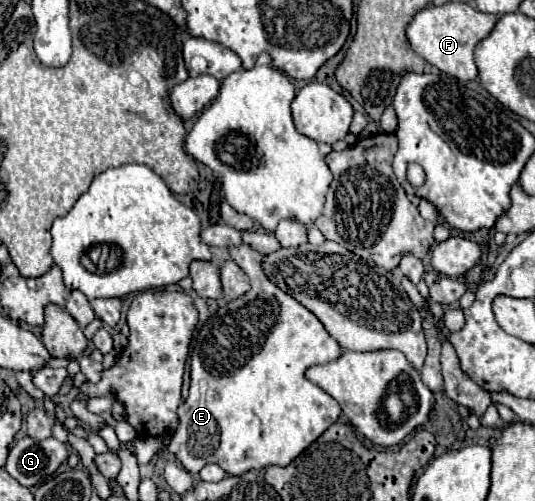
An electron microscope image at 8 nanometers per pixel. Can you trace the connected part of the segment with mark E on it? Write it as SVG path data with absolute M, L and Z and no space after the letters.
M239 245L231 249L231 257L251 277L251 289L225 307L219 307L201 327L191 353L189 395L179 407L179 427L169 443L173 457L193 475L207 463L219 465L227 475L241 475L249 469L271 465L285 467L341 415L337 401L303 375L309 365L323 365L337 359L341 347L325 333L309 309L287 293L281 293L265 277L261 253L249 249L249 245Z

